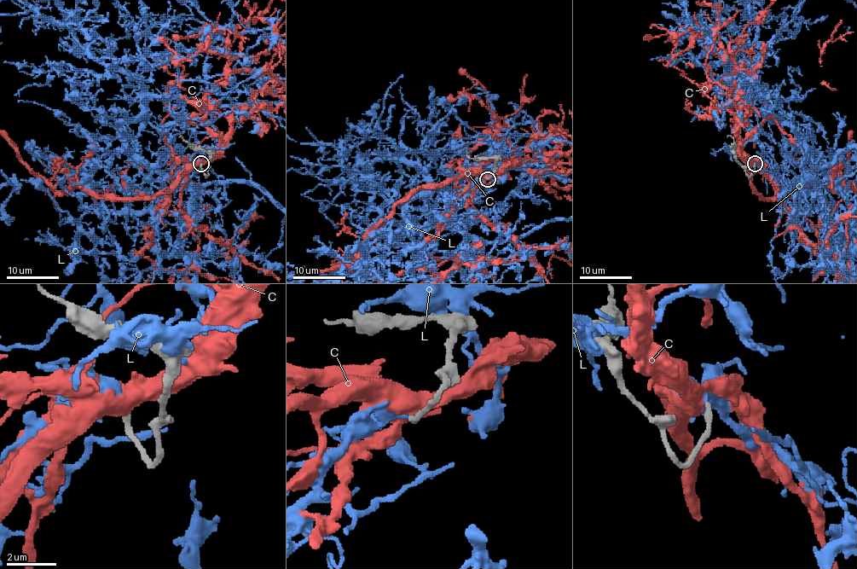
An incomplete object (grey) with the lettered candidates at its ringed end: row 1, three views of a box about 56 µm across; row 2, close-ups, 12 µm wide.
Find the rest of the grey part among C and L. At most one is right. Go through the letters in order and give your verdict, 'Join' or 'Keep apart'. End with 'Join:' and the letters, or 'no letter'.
C: Keep apart
L: Keep apart
Join: no letter

